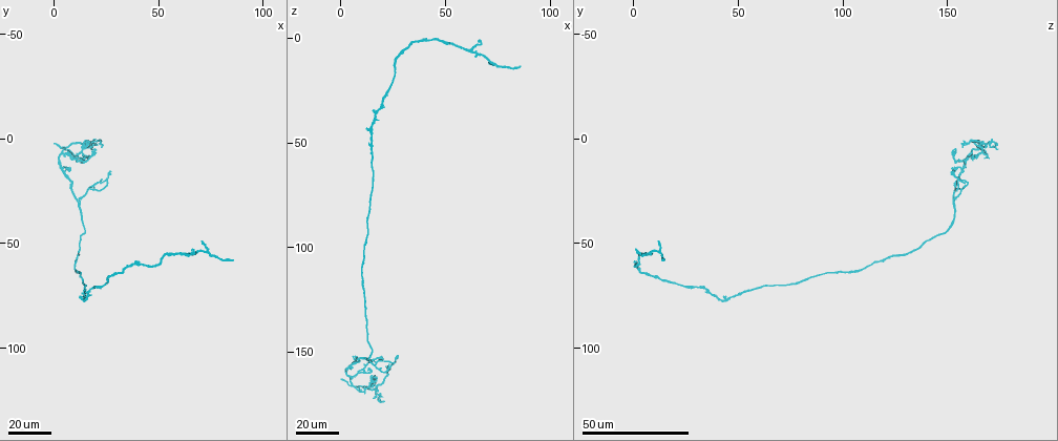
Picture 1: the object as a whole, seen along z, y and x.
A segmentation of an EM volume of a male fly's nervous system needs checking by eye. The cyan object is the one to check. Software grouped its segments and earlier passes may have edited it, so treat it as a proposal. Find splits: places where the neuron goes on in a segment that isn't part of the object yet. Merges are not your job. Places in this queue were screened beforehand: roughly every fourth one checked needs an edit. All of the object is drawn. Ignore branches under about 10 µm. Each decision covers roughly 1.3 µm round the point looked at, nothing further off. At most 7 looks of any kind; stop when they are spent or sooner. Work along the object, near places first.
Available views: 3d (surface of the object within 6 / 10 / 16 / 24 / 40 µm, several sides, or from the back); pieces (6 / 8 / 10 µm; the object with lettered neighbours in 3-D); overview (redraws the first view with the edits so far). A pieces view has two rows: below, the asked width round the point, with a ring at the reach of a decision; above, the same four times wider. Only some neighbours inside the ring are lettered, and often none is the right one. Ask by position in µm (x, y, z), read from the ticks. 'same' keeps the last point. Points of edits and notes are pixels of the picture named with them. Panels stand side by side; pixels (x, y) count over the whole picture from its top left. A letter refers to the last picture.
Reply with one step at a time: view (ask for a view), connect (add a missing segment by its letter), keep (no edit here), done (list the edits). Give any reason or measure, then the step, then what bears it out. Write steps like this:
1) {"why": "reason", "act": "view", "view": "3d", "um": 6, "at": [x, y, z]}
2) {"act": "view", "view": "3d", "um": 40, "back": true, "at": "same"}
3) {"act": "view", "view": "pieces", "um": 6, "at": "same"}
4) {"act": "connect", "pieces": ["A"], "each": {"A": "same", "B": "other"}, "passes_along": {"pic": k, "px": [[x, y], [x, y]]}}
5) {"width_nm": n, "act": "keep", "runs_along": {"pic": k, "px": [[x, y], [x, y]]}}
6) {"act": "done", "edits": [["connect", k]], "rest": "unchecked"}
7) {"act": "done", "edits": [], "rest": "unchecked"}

{"why": "branch stops here", "act": "view", "view": "3d", "um": 40, "at": [1, 2, 162]}

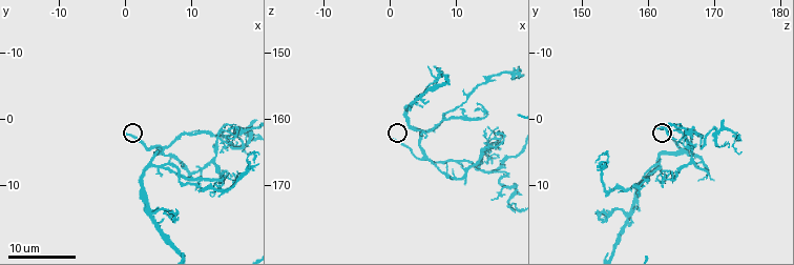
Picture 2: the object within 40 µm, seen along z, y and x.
{"act": "view", "view": "pieces", "um": 6, "at": [0.0, 2.5, 163.5]}

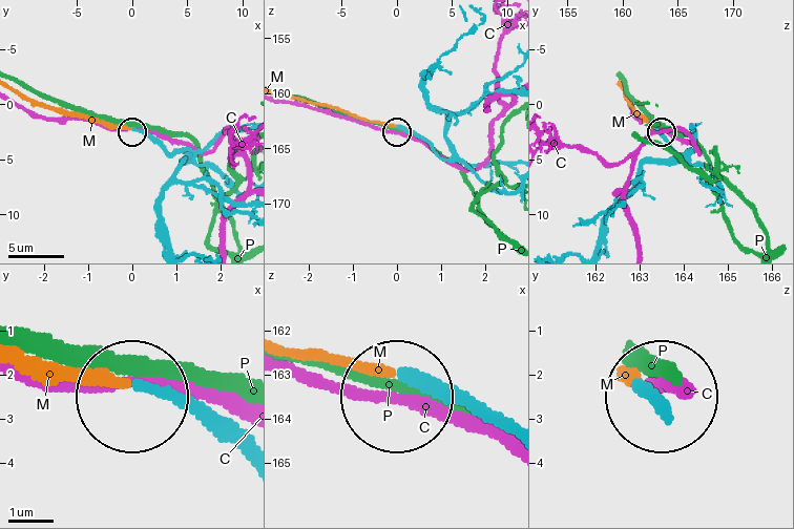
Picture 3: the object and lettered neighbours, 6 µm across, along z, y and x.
{"act": "connect", "pieces": ["M"], "each": {"C": "other", "M": "same", "P": "other"}, "passes_along": {"pic": 3, "px": [[245, 442], [128, 382], [19, 363]]}, "found": "it goes on there"}

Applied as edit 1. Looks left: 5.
{"why": "branch stops here", "act": "view", "view": "3d", "um": 40, "at": [22, 2, 174]}

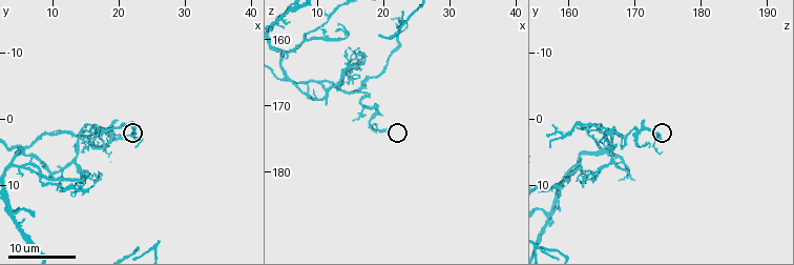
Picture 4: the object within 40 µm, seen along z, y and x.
{"act": "view", "view": "pieces", "um": 10, "at": [20.5, 3.0, 173.5]}

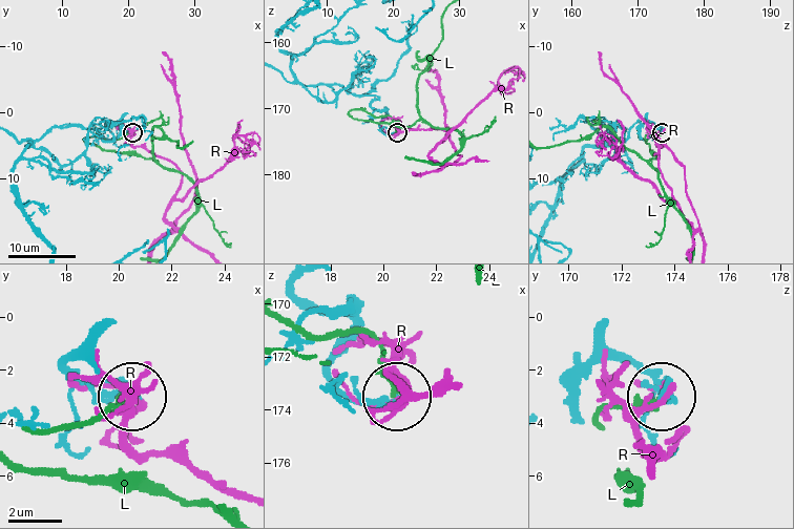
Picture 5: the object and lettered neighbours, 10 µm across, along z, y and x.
{"act": "keep", "each": {"L": "other", "R": "other"}, "found": "none of them fits"}

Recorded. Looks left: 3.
{"why": "branch stops here", "act": "view", "view": "3d", "um": 40, "at": [85, 57, 14]}

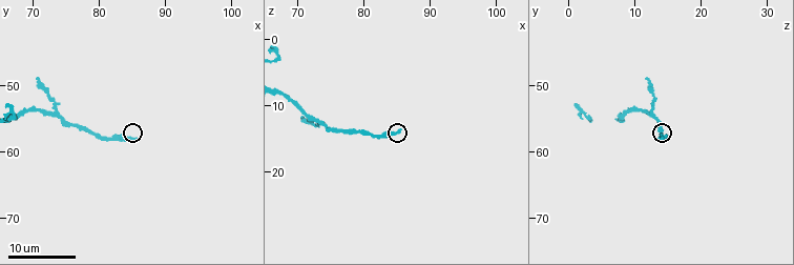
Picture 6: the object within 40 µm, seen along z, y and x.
{"act": "view", "view": "pieces", "um": 8, "at": [86.0, 58.0, 13.5]}

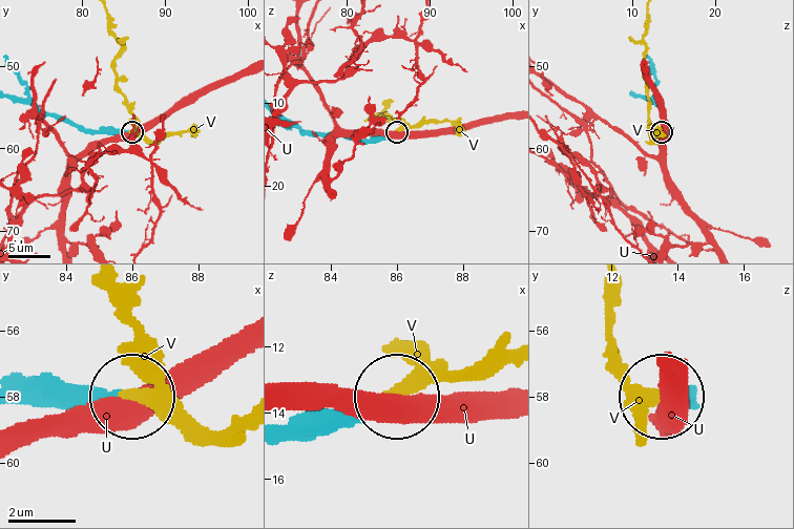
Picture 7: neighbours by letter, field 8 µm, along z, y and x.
{"act": "connect", "pieces": ["V"], "each": {"U": "other", "V": "same"}, "passes_along": {"pic": 7, "px": [[34, 387], [149, 393], [129, 286]]}, "found": "the neuron continues"}

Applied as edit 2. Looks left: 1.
{"act": "done", "edits": [["connect", 3], ["connect", 7]], "rest": "unchecked"}

